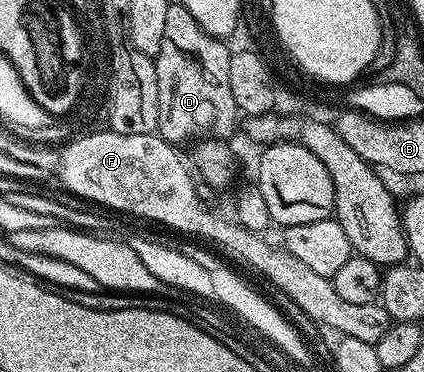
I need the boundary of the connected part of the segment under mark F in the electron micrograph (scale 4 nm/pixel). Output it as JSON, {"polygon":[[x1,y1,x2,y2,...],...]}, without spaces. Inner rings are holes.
{"polygon":[[104,130,97,134,82,134,66,143,60,151,60,177,67,191,74,196,107,211,119,210,122,214,135,214,138,218,147,218,150,222,159,222,170,230,179,230,182,234,195,234,198,238,207,238,218,246,223,246,234,258,239,258,246,266,251,266,258,274,263,274,278,290,283,290,308,317,343,338,364,340,364,344,375,344,390,331,392,319,378,302,372,304,348,304,348,300,340,300,340,292,336,292,333,281,312,272,301,260,296,260,281,245,273,246,265,242,261,233,254,233,229,218,221,218,209,210,207,203,198,194,198,186,194,182,195,175,191,167,178,155,179,147,166,142,157,133,153,134,118,134,115,130]]}

